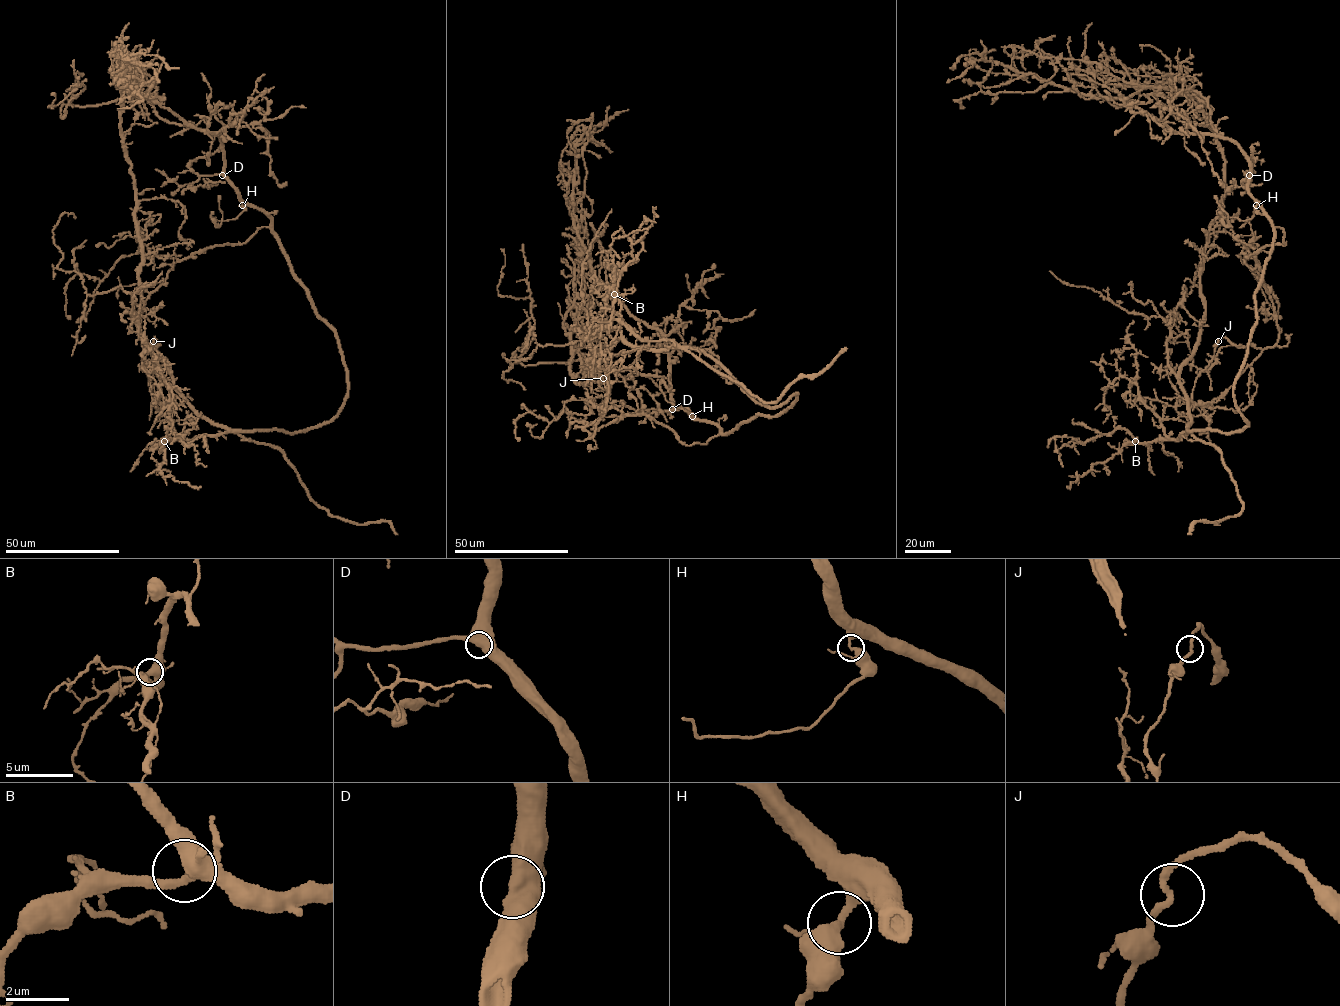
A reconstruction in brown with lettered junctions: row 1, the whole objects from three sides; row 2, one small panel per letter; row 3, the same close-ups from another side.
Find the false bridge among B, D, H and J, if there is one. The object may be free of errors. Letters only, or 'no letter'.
no letter

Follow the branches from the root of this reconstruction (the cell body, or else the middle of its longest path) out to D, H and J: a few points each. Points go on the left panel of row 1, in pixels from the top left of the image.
D: (142, 247), (133, 174), (120, 126), (121, 98), (141, 93), (160, 117), (216, 135), (222, 144), (222, 175)
H: (142, 247), (133, 174), (120, 126), (124, 97), (141, 93), (160, 117), (216, 135), (224, 175), (242, 205)
J: (142, 247), (141, 338), (174, 388), (227, 431), (183, 439), (164, 382), (151, 406), (159, 411), (153, 341)

